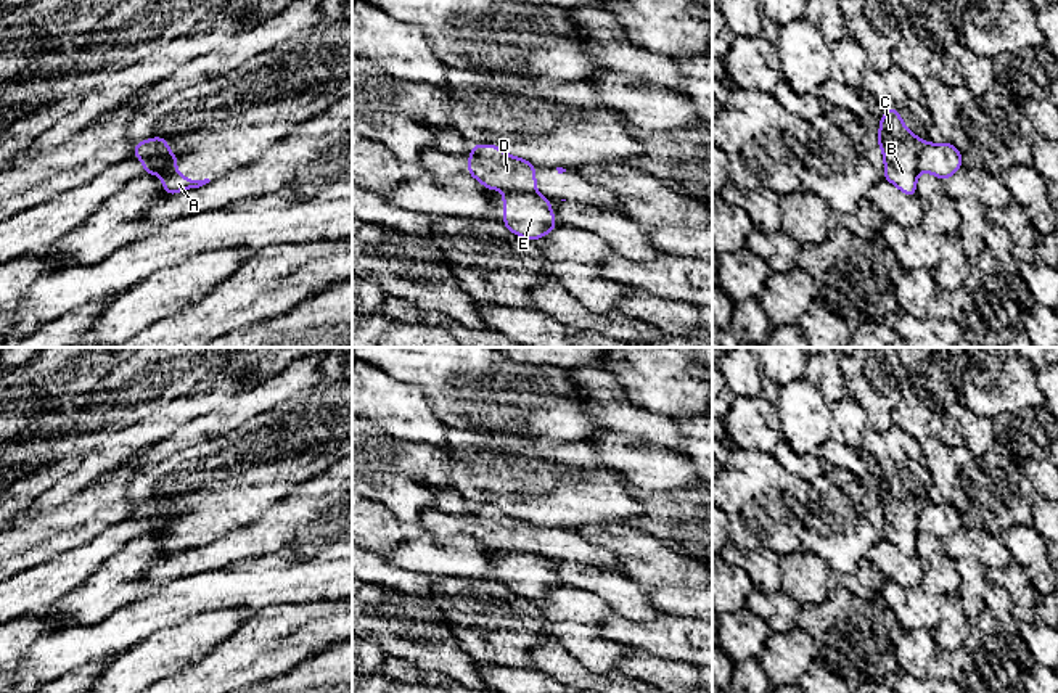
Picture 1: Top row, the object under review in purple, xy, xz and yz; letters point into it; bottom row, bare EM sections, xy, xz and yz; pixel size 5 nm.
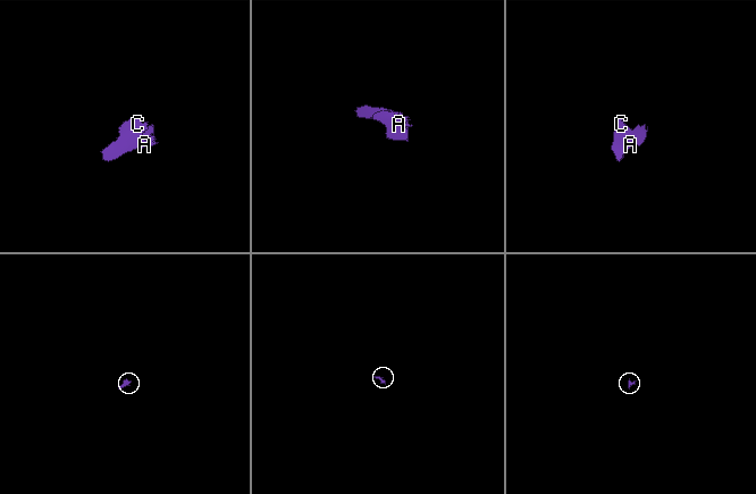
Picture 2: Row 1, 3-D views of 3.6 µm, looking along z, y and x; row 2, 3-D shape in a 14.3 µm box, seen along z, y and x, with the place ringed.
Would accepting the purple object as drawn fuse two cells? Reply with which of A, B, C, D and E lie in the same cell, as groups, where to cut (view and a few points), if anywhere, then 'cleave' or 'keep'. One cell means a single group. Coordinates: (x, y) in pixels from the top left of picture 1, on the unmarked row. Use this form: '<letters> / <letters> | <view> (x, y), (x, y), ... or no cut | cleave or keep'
A B C D / E | xy (163, 516), (164, 521), (151, 534) | cleave

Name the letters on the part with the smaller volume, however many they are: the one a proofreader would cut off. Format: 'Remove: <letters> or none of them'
Remove: E

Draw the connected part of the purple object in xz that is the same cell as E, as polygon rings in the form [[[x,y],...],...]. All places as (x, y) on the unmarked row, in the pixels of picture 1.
[[[518,550],[503,552],[503,584],[510,593],[526,600],[540,600],[560,587],[550,568],[550,558]]]

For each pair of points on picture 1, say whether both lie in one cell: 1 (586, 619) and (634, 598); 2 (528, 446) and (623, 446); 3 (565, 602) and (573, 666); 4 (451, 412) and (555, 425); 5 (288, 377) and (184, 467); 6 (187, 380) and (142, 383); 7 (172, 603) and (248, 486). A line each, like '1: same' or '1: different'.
1: different
2: different
3: different
4: same
5: different
6: same
7: different

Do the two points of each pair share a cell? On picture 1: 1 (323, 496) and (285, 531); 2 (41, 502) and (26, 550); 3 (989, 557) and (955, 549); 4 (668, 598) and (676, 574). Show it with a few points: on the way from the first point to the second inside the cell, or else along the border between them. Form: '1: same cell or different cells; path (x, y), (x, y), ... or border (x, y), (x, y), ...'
1: same cell; path (314, 505), (295, 521)
2: different cells; border (71, 496), (50, 510), (24, 516), (16, 523)
3: same cell; path (981, 549), (963, 549)
4: different cells; border (645, 587), (676, 587), (695, 592)

